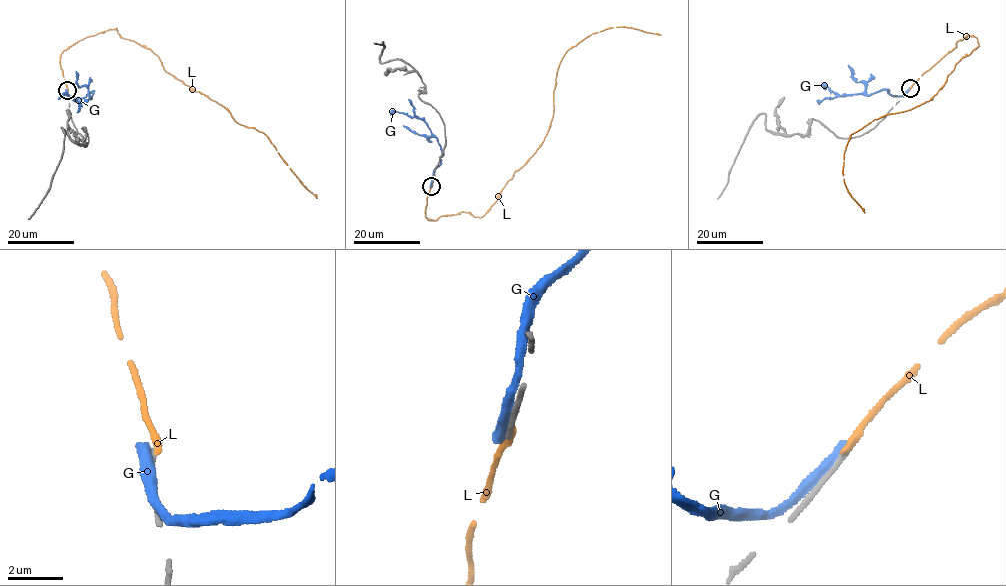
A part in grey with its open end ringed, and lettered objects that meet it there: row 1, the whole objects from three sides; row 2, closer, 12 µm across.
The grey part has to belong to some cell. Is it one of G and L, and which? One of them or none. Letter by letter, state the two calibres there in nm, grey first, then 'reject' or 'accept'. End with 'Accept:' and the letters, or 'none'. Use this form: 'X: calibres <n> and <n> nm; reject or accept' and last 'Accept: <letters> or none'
G: calibres 180 and 380 nm; reject
L: calibres 200 and 280 nm; reject
Accept: none

